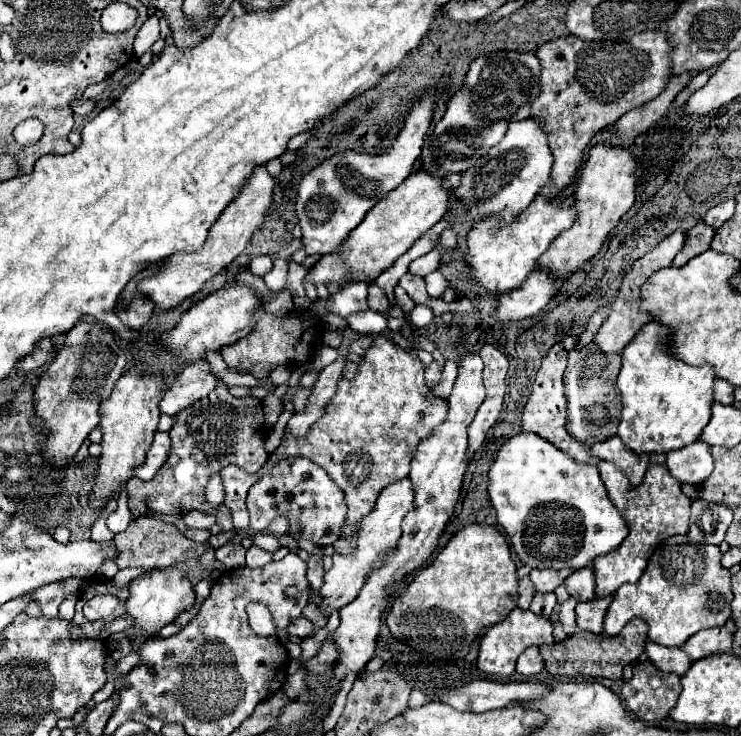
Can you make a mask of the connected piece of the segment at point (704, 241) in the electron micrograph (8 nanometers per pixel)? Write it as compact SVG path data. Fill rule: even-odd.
M697 223L693 229L687 231L687 241L683 245L683 251L679 251L675 255L675 261L673 265L675 267L683 267L689 259L693 259L695 255L703 253L709 249L709 243L711 243L711 237L715 235L715 229L705 225L705 223Z

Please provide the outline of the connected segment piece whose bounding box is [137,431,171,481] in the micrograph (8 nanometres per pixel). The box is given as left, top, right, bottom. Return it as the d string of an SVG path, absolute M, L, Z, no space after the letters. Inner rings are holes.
M155 433L155 439L151 443L151 449L147 451L147 459L145 463L137 469L137 477L143 481L151 481L151 477L161 469L161 465L167 461L171 449L171 441L169 441L169 433Z

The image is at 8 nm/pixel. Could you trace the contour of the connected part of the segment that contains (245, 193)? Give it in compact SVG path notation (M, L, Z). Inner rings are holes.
M263 165L257 167L255 173L251 173L247 183L239 191L239 195L231 201L231 205L225 207L225 211L219 215L219 219L209 229L205 245L195 253L177 253L177 255L169 257L157 275L151 275L151 277L145 277L139 281L139 285L137 285L139 295L153 301L157 309L165 311L165 309L179 305L183 299L191 297L193 293L197 293L205 281L209 281L213 275L217 275L221 269L225 269L245 249L253 231L263 223L263 215L265 215L267 207L271 205L273 185L275 185L275 181L267 173L267 169Z

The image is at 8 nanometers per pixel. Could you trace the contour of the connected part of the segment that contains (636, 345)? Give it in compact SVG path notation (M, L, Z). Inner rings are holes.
M647 323L637 335L627 349L621 351L623 365L621 373L617 377L617 387L621 391L621 421L619 421L619 437L625 443L627 449L633 453L669 453L675 449L681 449L693 441L699 439L703 427L707 425L711 417L711 405L713 405L713 381L715 373L711 365L701 365L701 367L691 367L683 361L677 361L673 357L667 357L663 351L663 337L667 329L661 327L659 323Z

